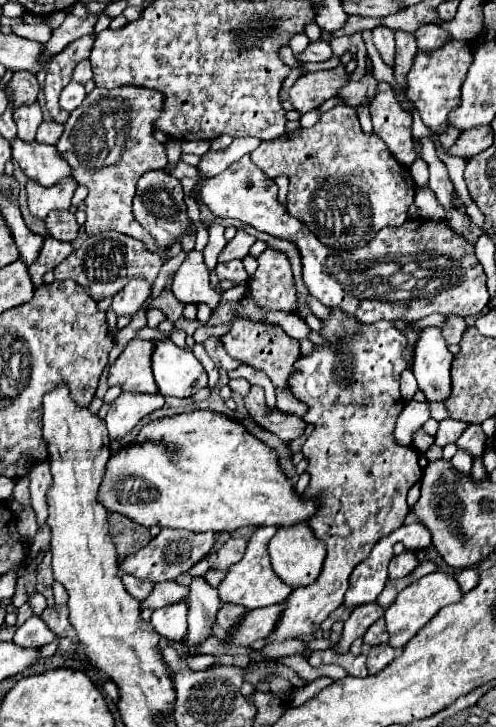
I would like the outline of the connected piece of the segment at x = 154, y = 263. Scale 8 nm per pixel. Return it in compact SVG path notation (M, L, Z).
M111 231L111 233L87 237L85 243L71 253L71 257L67 257L55 267L53 273L55 273L55 279L77 281L95 301L101 301L105 297L119 293L127 285L127 281L131 281L133 277L143 277L149 283L153 283L161 265L163 265L161 257L145 251L141 241Z

